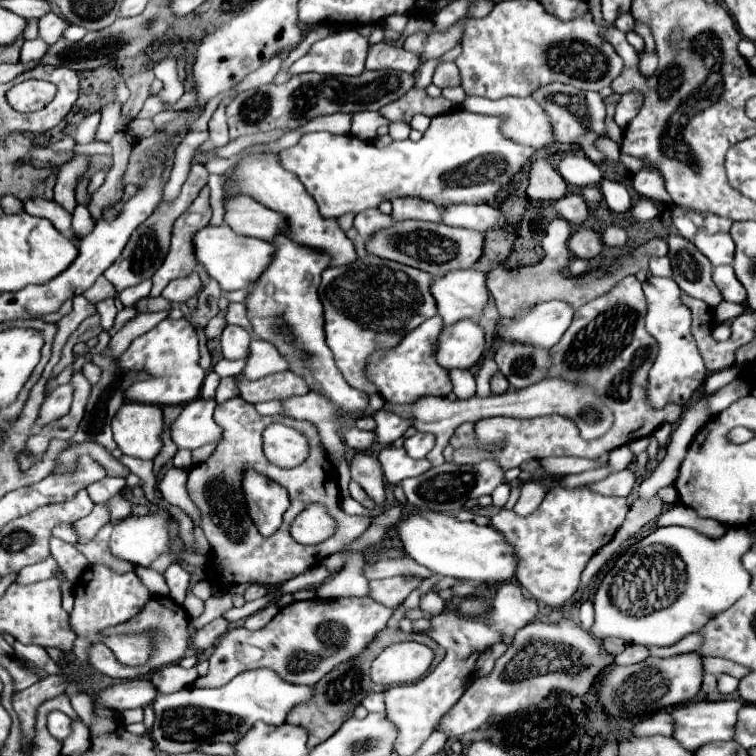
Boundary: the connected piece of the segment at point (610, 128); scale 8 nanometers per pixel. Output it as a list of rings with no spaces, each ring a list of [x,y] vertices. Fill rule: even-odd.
[[[605,104],[606,107],[606,135],[620,147],[622,145],[622,141],[624,141],[624,137],[622,137],[622,129],[614,123],[614,114],[615,114],[615,107],[610,104]]]

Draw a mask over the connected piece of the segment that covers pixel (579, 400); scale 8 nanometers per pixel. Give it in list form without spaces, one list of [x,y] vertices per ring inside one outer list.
[[[544,379],[542,383],[534,383],[534,385],[524,387],[524,389],[508,389],[502,395],[496,395],[496,393],[492,393],[488,397],[474,395],[470,399],[456,399],[456,401],[450,401],[446,397],[422,397],[414,405],[388,405],[386,403],[384,409],[390,409],[402,417],[412,415],[414,417],[412,425],[418,431],[436,435],[436,447],[426,457],[432,461],[432,465],[442,465],[445,462],[444,447],[462,423],[478,423],[480,419],[486,419],[486,417],[504,415],[504,417],[524,419],[524,417],[540,417],[540,415],[560,413],[564,417],[570,417],[578,425],[580,435],[584,439],[596,439],[596,437],[604,435],[612,425],[610,411],[602,405],[602,401],[588,387],[580,387],[580,385],[568,383],[564,379]]]

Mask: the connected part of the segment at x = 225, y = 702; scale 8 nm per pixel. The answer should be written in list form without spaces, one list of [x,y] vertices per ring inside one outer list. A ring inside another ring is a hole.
[[[270,669],[244,671],[236,675],[230,683],[218,689],[198,689],[186,687],[170,695],[158,695],[154,703],[154,725],[150,731],[156,747],[168,755],[194,751],[200,743],[226,741],[232,743],[238,735],[244,735],[256,721],[268,725],[282,725],[292,707],[308,703],[314,697],[314,687],[286,683],[278,673]]]

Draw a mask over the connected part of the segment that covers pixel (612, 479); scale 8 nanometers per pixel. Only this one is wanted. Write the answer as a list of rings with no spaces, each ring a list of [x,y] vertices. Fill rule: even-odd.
[[[624,469],[620,473],[612,473],[602,481],[590,483],[588,487],[600,495],[618,495],[618,497],[628,497],[636,481],[636,475],[632,469]]]

